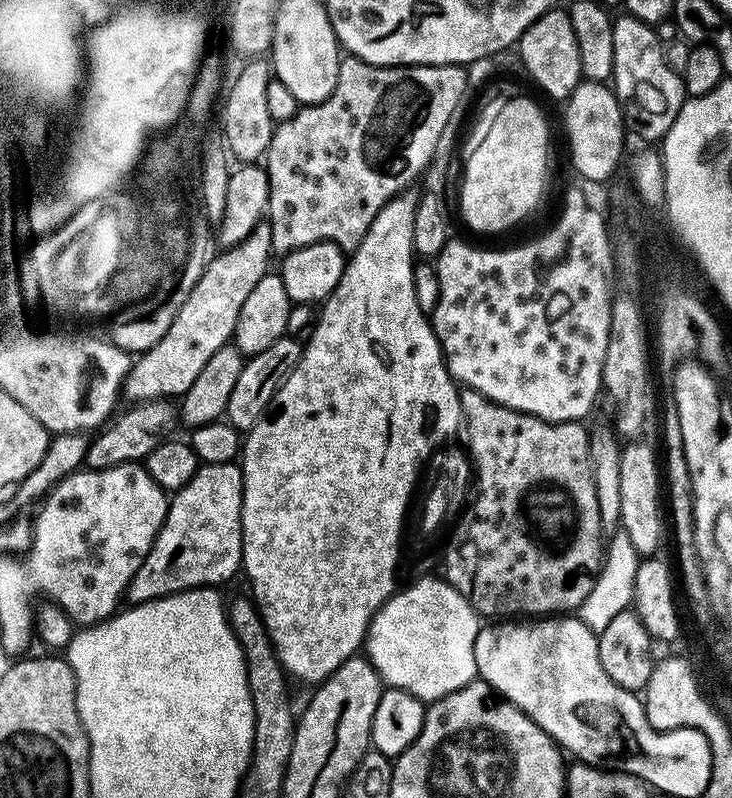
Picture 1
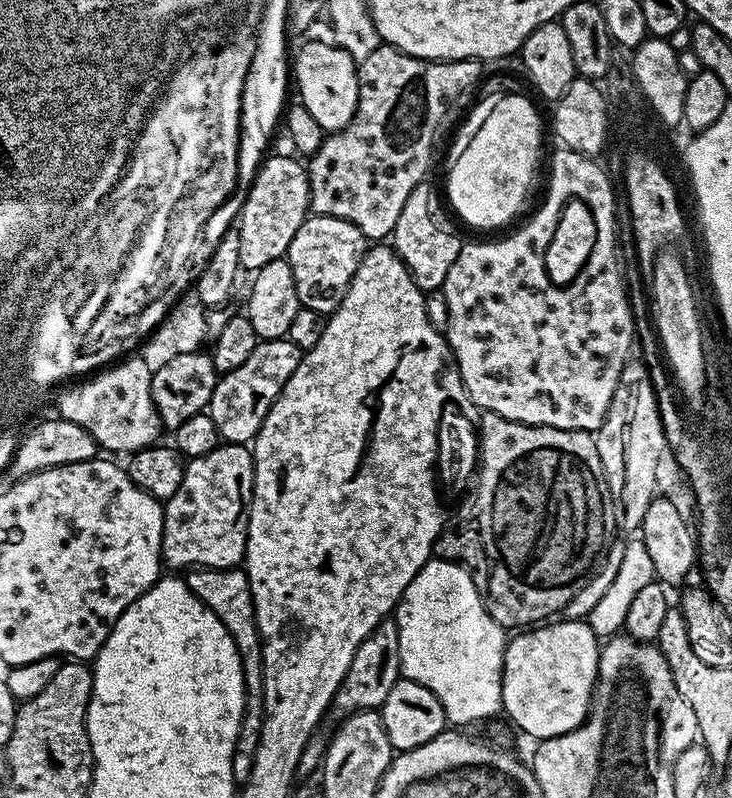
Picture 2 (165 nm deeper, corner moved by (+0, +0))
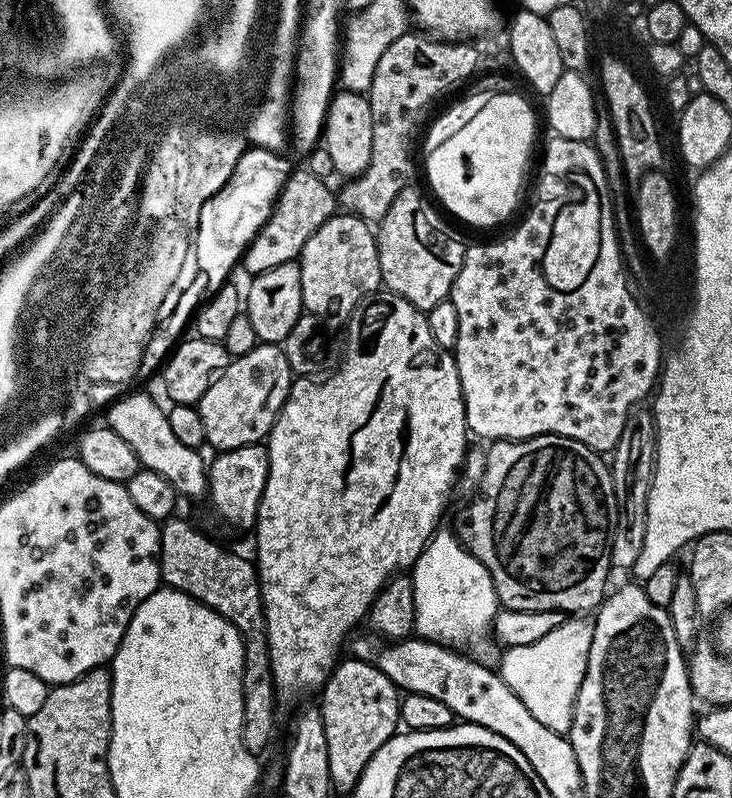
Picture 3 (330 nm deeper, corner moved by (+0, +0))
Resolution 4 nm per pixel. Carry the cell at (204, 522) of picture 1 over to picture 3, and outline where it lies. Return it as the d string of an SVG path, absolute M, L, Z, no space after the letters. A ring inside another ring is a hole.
M263 443L247 444L241 448L235 448L229 452L217 451L216 457L210 460L206 471L208 473L207 499L212 499L212 508L228 524L236 528L251 529L256 522L258 506L262 502L262 490L266 486L268 477L268 449Z

